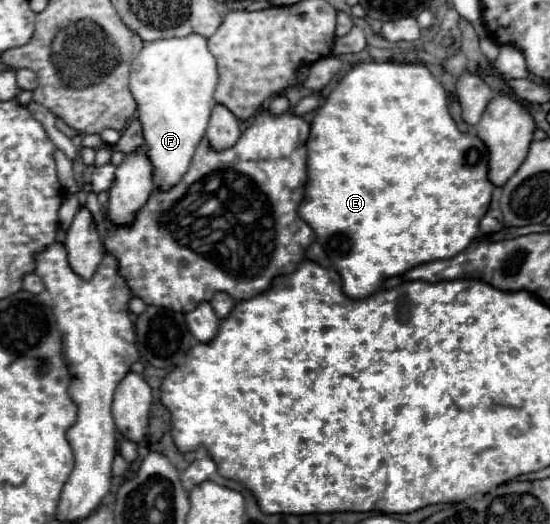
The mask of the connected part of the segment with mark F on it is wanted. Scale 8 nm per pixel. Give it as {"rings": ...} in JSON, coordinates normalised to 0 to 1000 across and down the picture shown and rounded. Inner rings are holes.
{"rings":[[[360,63],[269,78],[244,113],[236,174],[251,197],[251,227],[258,231],[262,277],[280,315],[280,345],[295,365],[320,353],[342,326],[393,197],[393,158],[393,113],[378,94],[378,74]]]}

